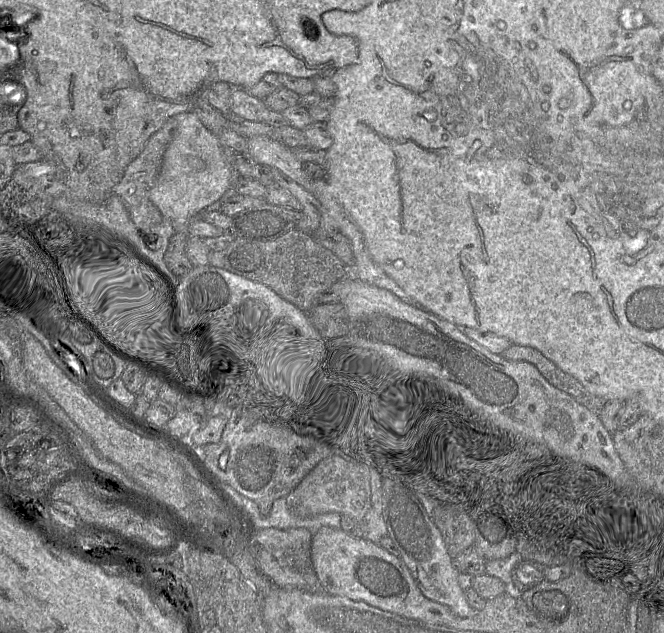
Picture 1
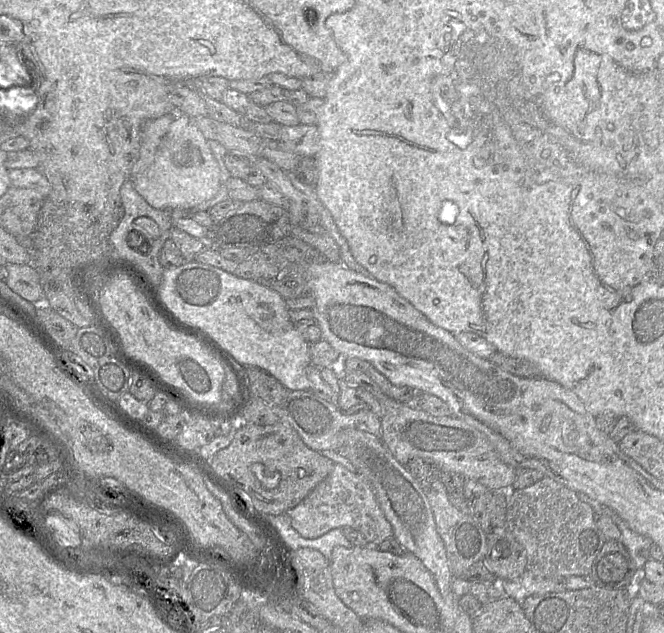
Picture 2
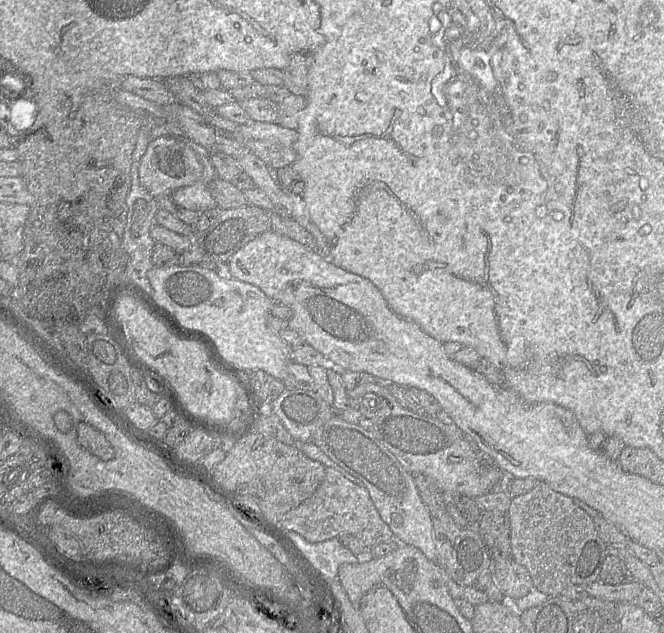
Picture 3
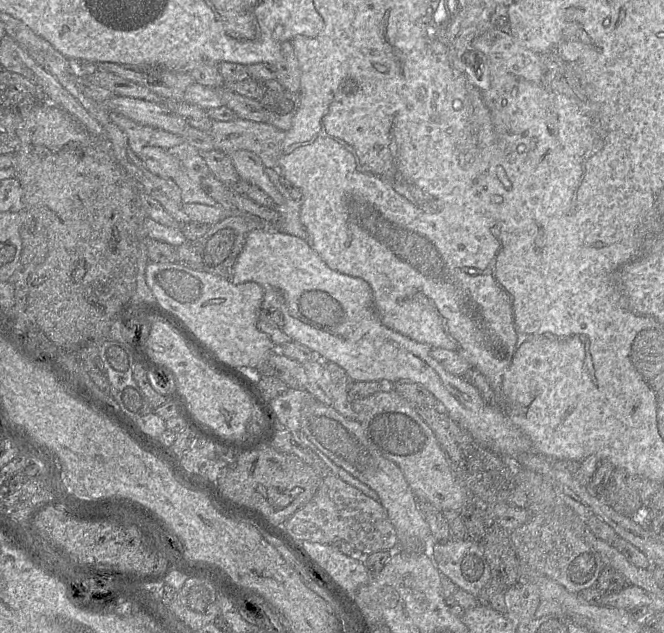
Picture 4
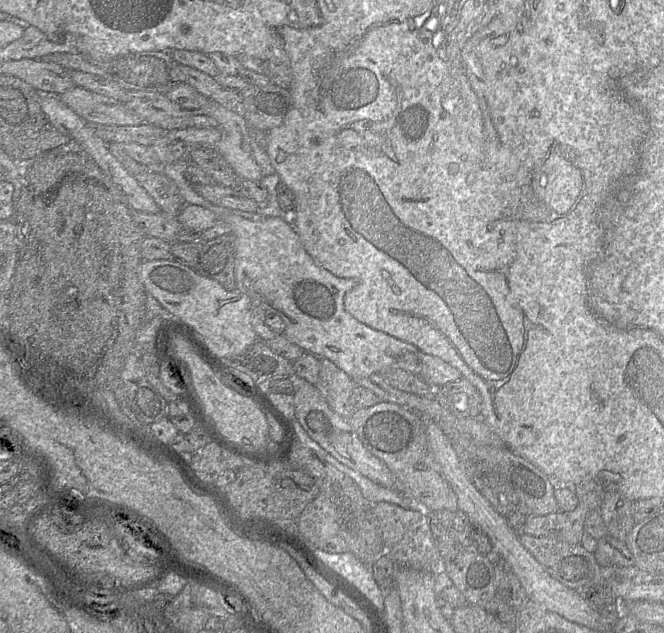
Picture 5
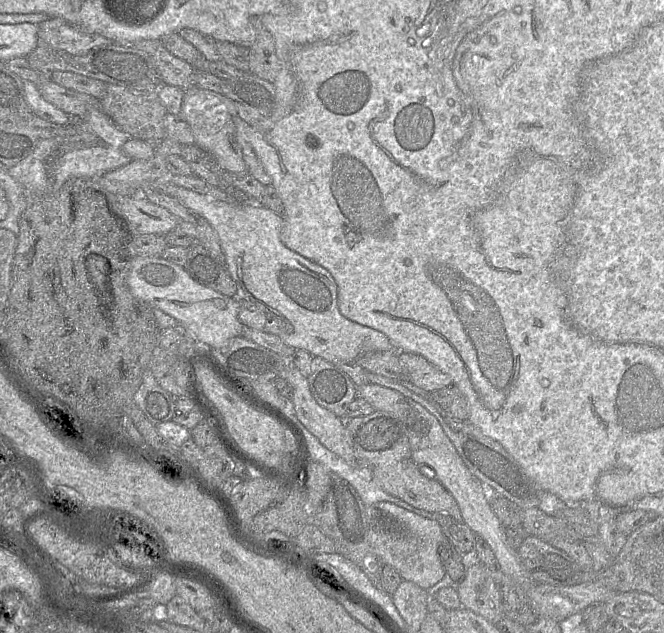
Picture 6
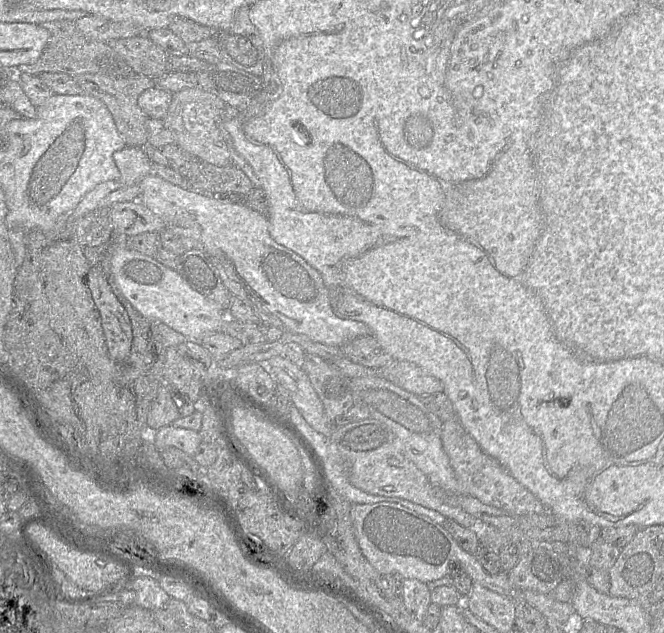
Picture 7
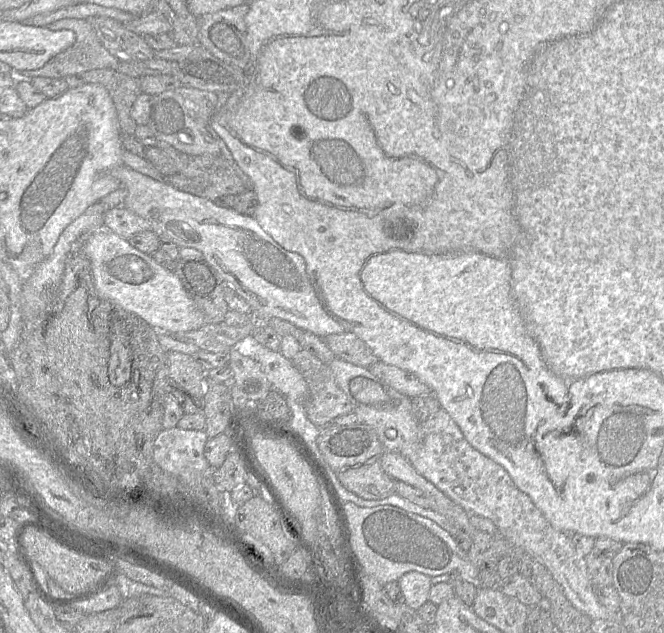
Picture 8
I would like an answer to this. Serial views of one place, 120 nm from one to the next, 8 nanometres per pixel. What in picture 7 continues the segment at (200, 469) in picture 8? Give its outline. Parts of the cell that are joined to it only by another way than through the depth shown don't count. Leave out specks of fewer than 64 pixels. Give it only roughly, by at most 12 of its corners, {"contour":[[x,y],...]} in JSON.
{"contour":[[168,425],[152,441],[158,449],[176,447],[194,457],[198,431]]}

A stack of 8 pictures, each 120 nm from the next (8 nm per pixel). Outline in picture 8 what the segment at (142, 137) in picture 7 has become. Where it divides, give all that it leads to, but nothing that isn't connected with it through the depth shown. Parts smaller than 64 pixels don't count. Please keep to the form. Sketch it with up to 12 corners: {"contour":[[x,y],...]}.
{"contour":[[114,69],[64,78],[69,88],[101,84],[109,92],[122,135],[134,136],[131,108],[142,93],[140,78]]}

